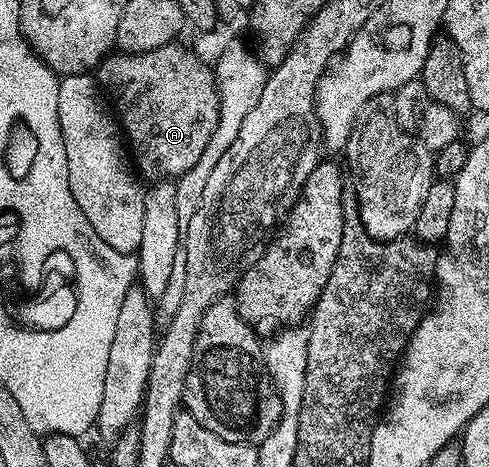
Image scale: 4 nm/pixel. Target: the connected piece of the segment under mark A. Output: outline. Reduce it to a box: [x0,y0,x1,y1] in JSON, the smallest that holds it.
[97,43,219,178]

